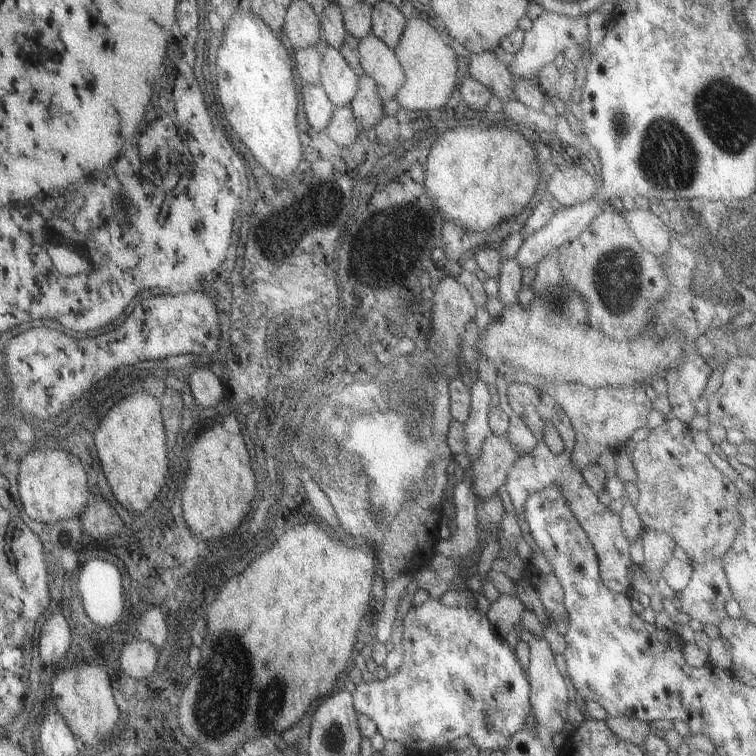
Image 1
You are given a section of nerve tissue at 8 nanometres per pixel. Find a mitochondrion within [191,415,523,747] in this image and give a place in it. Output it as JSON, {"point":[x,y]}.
{"point":[242,689]}

